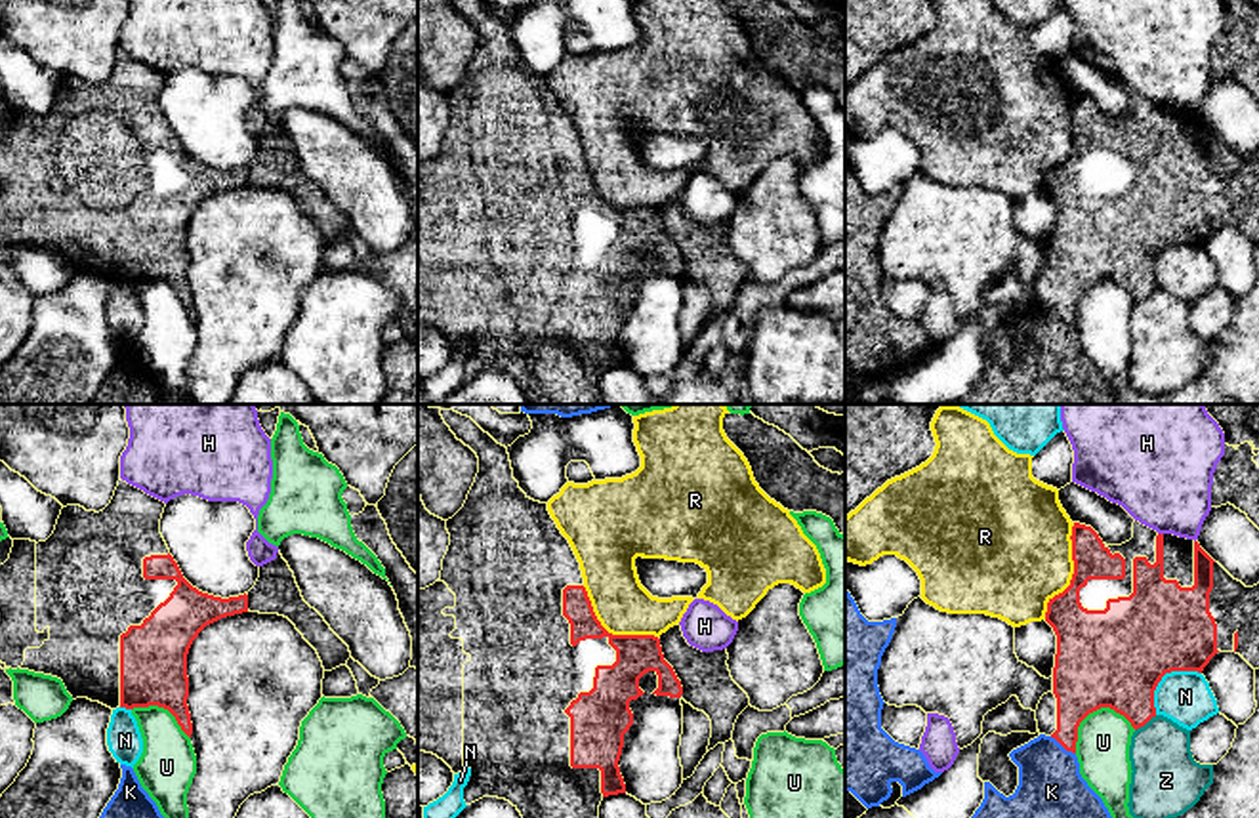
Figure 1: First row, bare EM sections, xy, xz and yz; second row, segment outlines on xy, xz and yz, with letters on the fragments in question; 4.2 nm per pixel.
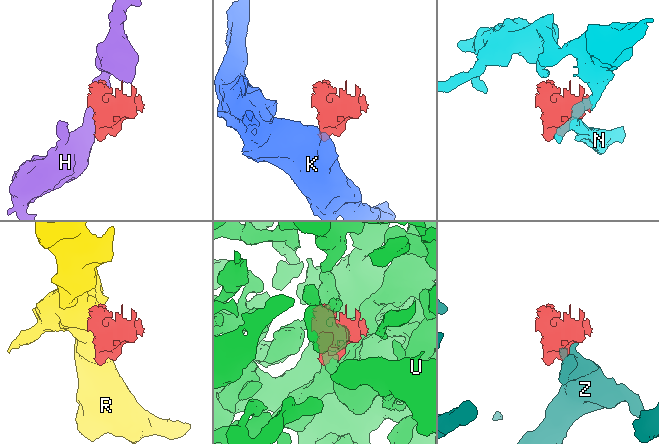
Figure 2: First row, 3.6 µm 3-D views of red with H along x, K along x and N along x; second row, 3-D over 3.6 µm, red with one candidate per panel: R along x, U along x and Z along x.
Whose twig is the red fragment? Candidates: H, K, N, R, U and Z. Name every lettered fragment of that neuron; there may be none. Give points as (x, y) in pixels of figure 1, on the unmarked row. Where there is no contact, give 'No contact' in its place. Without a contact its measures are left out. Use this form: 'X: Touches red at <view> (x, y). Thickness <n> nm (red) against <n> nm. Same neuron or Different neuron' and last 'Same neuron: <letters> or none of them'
H: Touches red at yz (1160, 107). Thickness 160 nm (red) against 420 nm. Different neuron
K: Touches red at yz (1063, 319). Thickness 200 nm (red) against 320 nm. Different neuron
N: Touches red at yz (1162, 248). Thickness 420 nm (red) against 220 nm. Different neuron
R: Touches red at yz (1074, 145). Thickness 200 nm (red) against 440 nm. Different neuron
U: Touches red at yz (1093, 283). Thickness 420 nm (red) against 220 nm. Different neuron
Z: Touches red at yz (1145, 296). Thickness 340 nm (red) against 280 nm. Different neuron
Same neuron: none of them

